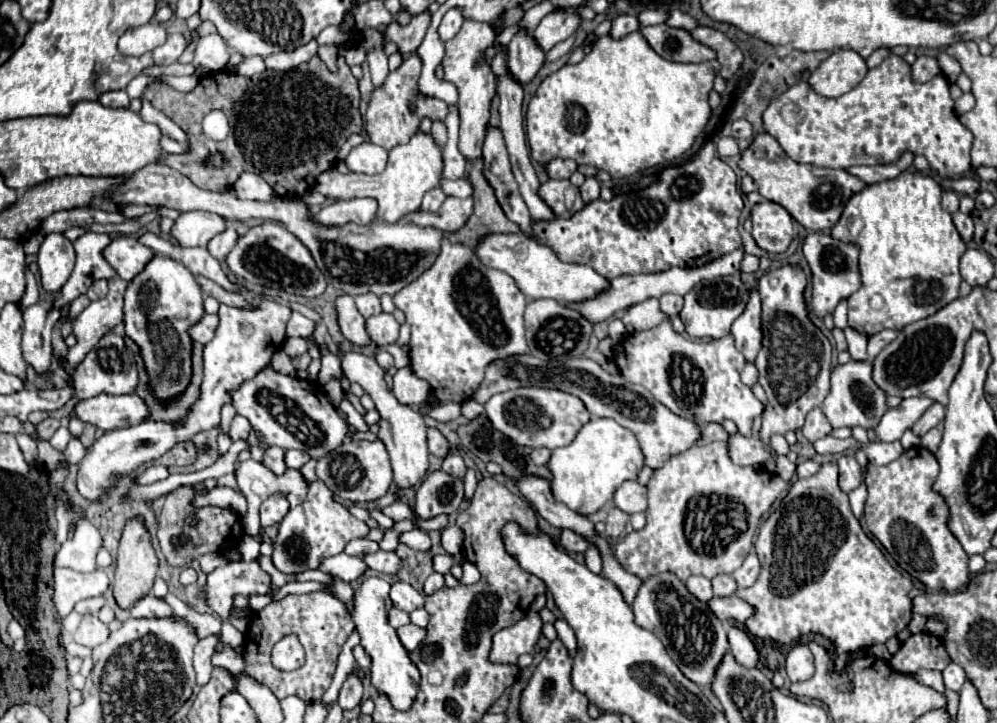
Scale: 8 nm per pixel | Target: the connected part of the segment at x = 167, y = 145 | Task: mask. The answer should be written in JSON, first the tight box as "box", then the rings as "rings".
{"box":[161,135,187,153],"rings":[[[167,135],[161,137],[161,149],[167,151],[167,153],[185,153],[187,151],[185,145],[181,145],[179,141],[175,141],[175,139],[167,137]]]}

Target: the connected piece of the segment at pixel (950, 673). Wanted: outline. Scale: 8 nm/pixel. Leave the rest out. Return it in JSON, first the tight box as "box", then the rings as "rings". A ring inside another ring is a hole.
{"box":[943,663,965,691],"rings":[[[949,663],[945,669],[943,669],[943,683],[947,689],[951,691],[959,691],[965,683],[965,671],[963,667],[959,667],[957,663]]]}

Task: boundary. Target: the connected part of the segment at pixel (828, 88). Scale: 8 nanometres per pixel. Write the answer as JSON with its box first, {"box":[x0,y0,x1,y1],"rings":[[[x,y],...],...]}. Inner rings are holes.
{"box":[809,51,867,97],"rings":[[[833,51],[809,77],[809,85],[823,97],[841,97],[867,73],[865,59],[855,51]]]}

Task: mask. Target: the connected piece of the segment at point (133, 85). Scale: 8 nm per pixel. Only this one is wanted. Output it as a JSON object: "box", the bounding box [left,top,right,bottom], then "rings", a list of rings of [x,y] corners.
{"box":[127,75,151,99],"rings":[[[139,75],[139,77],[135,77],[129,85],[127,85],[127,93],[129,93],[129,97],[131,99],[135,99],[135,97],[141,97],[143,95],[143,91],[145,91],[145,87],[149,85],[149,81],[151,81],[151,77],[145,77],[145,75]]]}

